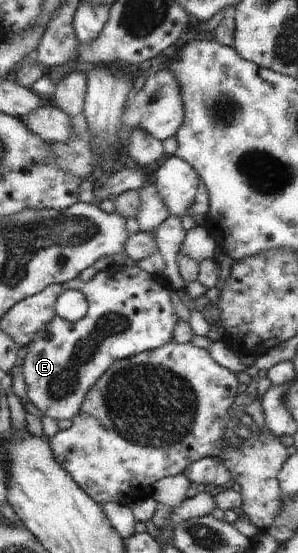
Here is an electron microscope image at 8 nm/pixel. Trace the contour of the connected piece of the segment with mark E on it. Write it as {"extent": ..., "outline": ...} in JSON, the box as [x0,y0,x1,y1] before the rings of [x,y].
{"extent":[22,265,180,421],"outline":[[[116,265],[103,272],[97,272],[88,281],[76,278],[64,284],[66,290],[82,292],[89,303],[86,317],[77,322],[66,321],[58,314],[54,316],[47,329],[37,333],[34,340],[26,346],[26,354],[22,367],[22,375],[27,383],[29,401],[44,415],[52,419],[69,419],[72,421],[83,408],[87,393],[98,383],[99,379],[118,360],[130,359],[142,352],[149,352],[170,343],[174,337],[176,324],[180,319],[176,316],[170,285],[162,276],[152,275],[132,266]]]}

